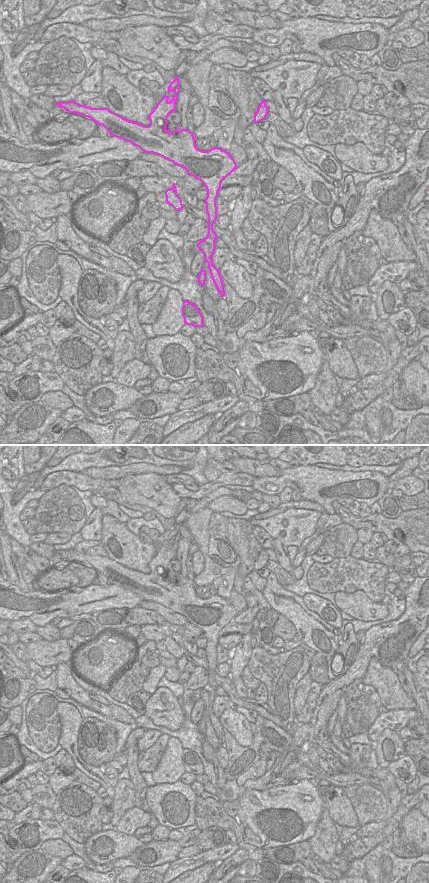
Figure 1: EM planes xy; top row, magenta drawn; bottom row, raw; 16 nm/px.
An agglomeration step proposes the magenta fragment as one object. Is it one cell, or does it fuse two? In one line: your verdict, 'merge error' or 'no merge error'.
merge error

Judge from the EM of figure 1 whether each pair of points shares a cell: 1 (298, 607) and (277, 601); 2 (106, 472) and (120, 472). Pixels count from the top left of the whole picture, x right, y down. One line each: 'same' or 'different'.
1: same
2: same

